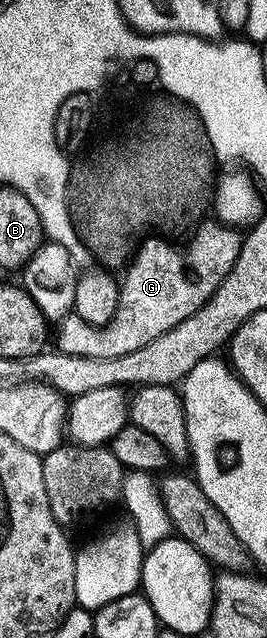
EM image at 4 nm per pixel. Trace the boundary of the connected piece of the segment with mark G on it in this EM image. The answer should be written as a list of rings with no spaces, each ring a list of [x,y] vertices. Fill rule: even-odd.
[[[204,220],[195,227],[190,238],[191,243],[183,251],[170,246],[166,237],[146,238],[122,275],[113,321],[107,326],[94,326],[85,324],[85,320],[74,312],[67,314],[57,323],[58,349],[64,354],[86,358],[125,356],[137,352],[137,348],[169,332],[169,328],[181,324],[181,320],[200,310],[233,268],[241,252],[243,234],[226,222]]]

